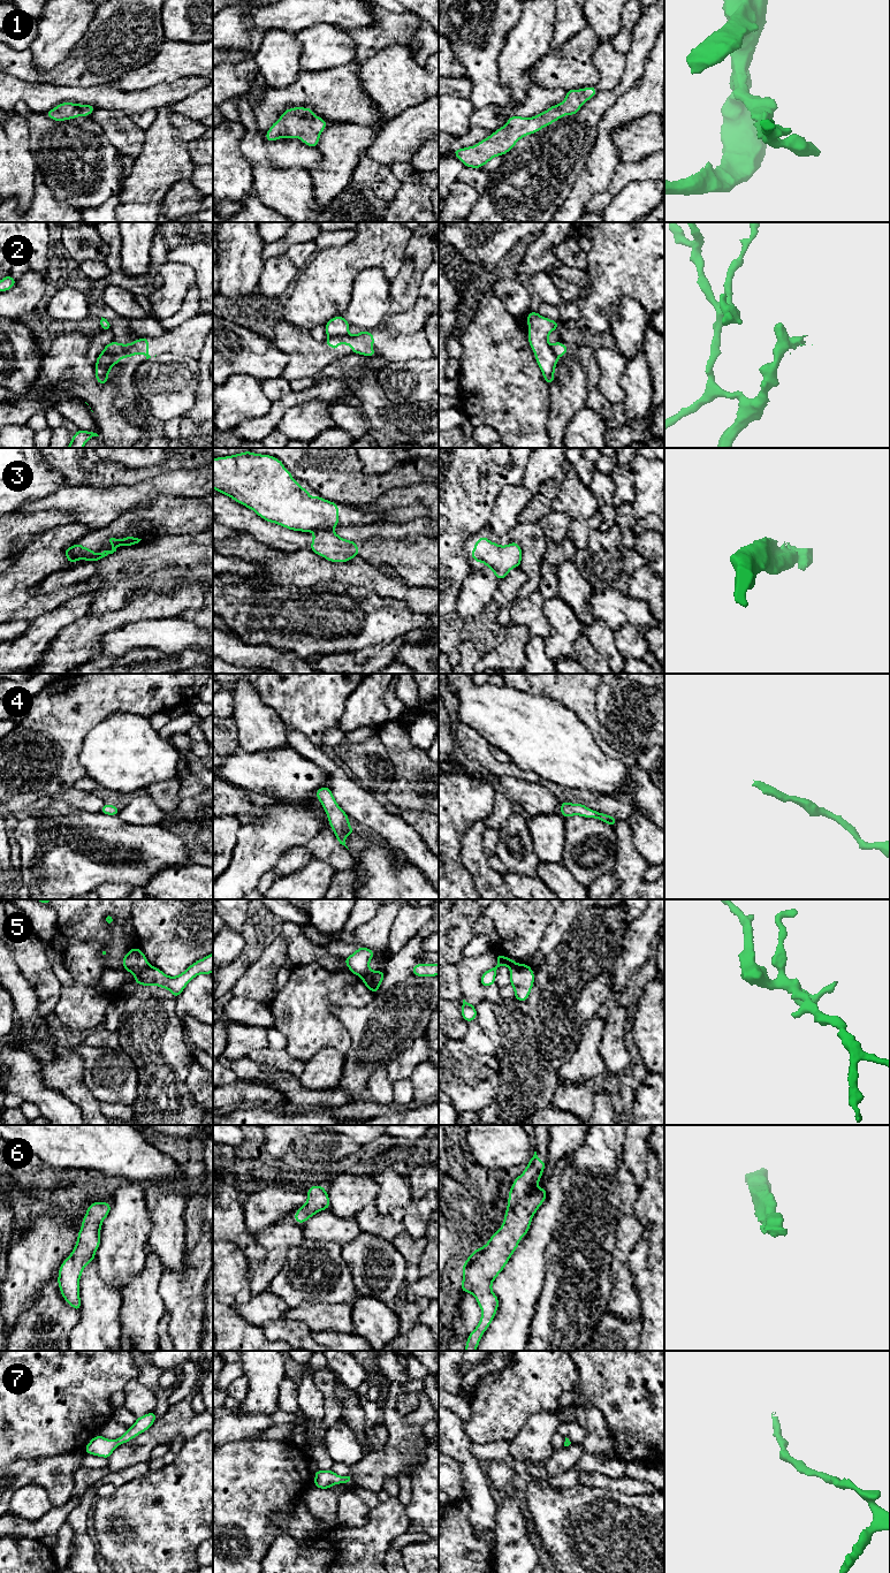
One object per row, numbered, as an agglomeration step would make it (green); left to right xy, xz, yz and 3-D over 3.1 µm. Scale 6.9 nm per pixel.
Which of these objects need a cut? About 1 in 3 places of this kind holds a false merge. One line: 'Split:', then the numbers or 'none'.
Split: 2, 3, 5

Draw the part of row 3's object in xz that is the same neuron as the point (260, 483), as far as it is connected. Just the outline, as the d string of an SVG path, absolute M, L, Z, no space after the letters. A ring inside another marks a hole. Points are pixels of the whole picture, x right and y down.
M251 451L213 458L213 489L292 531L338 526L338 506L310 496L284 468L273 456Z

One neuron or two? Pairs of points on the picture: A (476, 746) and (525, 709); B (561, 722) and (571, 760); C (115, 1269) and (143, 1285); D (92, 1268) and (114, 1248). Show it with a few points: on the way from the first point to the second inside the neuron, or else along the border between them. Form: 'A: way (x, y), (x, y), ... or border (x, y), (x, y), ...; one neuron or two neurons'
A: border (462, 723), (476, 730), (489, 745); two neurons
B: way (561, 731), (561, 747), (564, 751); one neuron
C: border (146, 1255), (144, 1267), (121, 1291); two neurons
D: border (94, 1260), (98, 1267), (98, 1275), (113, 1285); two neurons

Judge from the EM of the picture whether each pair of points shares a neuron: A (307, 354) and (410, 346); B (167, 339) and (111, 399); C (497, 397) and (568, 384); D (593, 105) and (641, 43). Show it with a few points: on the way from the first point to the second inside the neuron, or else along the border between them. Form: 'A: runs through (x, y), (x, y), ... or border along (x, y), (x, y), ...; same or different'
A: runs through (333, 350), (347, 344), (385, 344); same
B: runs through (146, 347), (134, 348), (123, 358), (121, 378); same
C: border along (550, 386), (550, 411), (548, 413); different
D: runs through (611, 96), (630, 78), (636, 67), (636, 61); same

